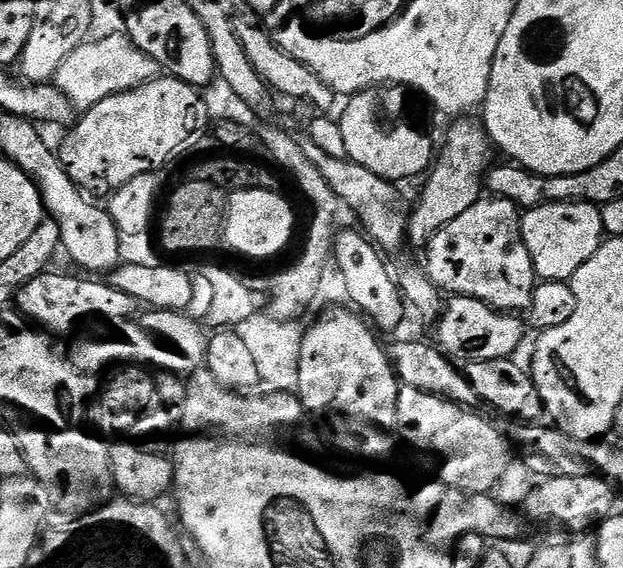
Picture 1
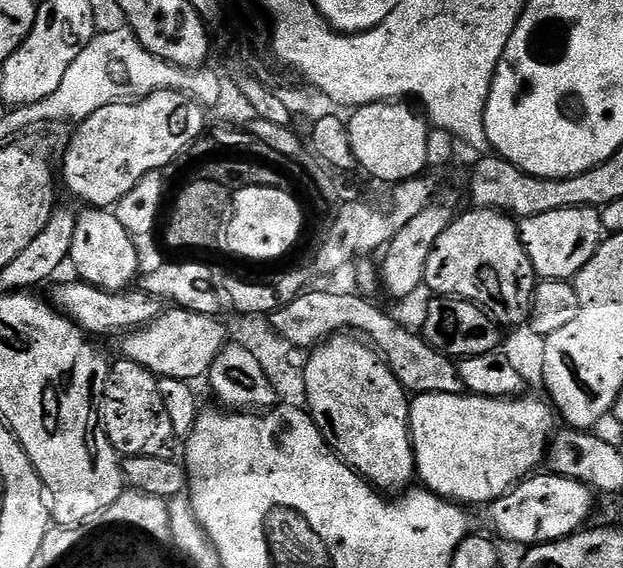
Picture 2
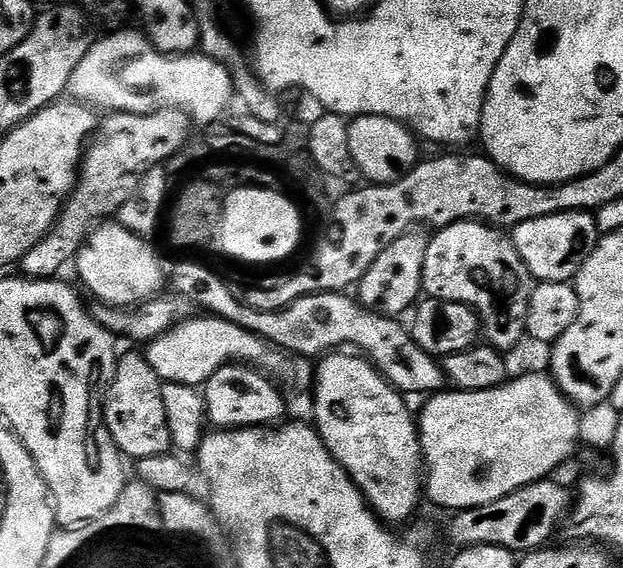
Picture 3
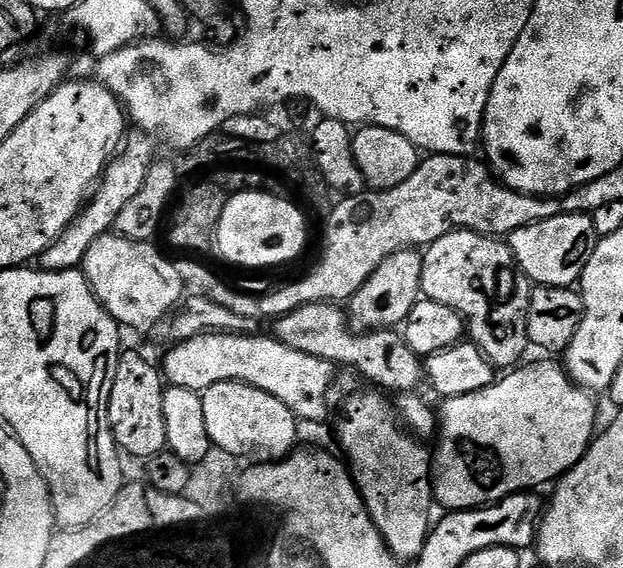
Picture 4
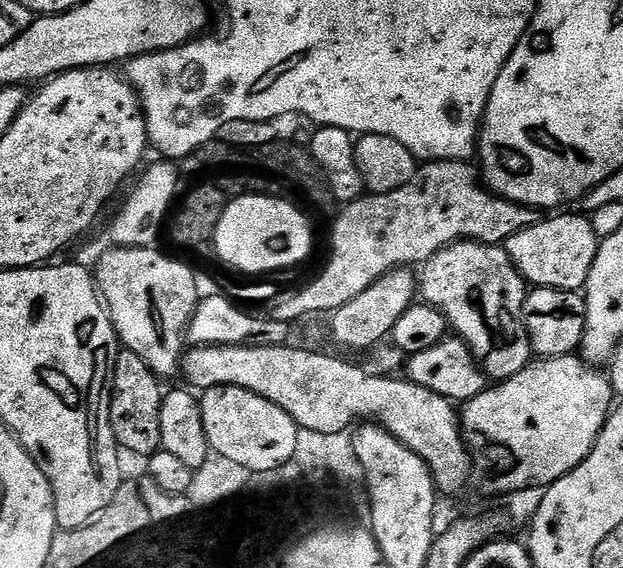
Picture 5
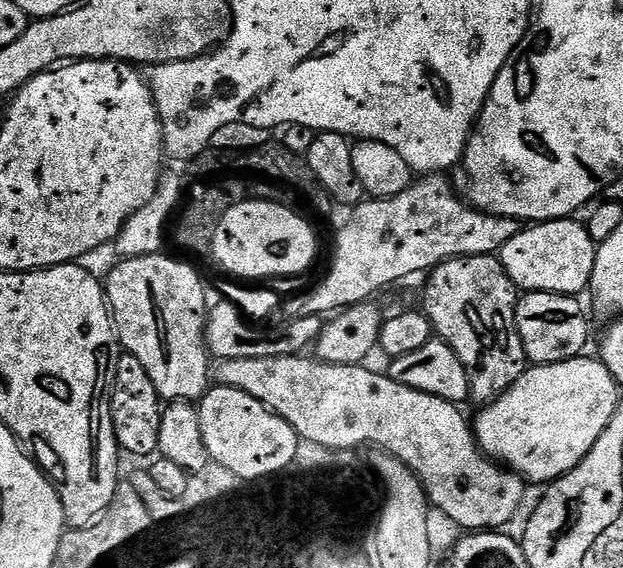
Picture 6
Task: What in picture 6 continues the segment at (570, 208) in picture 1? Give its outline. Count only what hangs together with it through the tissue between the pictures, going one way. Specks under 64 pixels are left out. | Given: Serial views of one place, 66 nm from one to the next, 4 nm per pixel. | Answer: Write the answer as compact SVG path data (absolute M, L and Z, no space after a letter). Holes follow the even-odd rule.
M569 218L533 223L500 248L498 259L517 289L576 296L591 285L598 244L590 238L587 227L578 221Z

